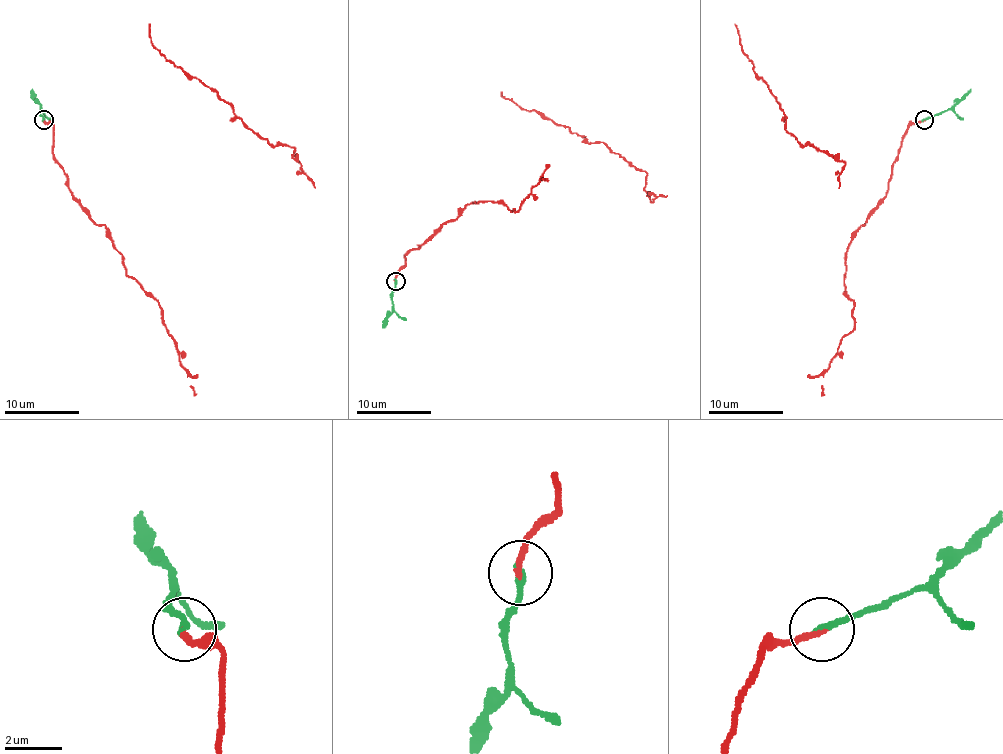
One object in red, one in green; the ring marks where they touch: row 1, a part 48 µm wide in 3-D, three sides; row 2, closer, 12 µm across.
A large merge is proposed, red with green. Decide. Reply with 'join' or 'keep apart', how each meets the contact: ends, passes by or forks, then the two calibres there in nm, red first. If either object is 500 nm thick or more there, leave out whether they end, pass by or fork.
join; red ends; green ends; calibres 200 and 240 nm

